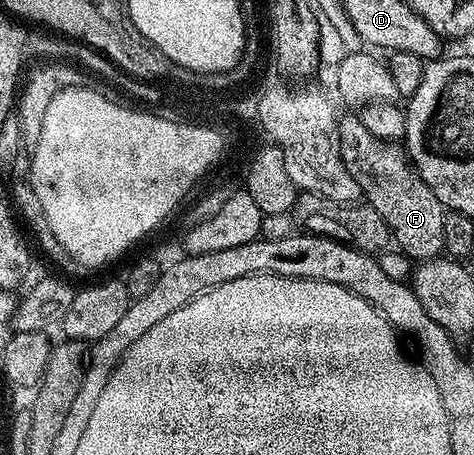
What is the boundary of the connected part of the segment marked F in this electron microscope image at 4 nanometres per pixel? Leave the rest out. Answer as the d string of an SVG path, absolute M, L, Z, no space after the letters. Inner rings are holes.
M338 118L339 150L341 159L349 175L357 179L366 204L371 205L387 221L391 228L394 244L400 245L416 262L430 261L444 252L443 232L447 225L443 222L443 204L433 195L433 191L421 179L421 175L411 164L404 146L394 140L378 138L365 127L360 118Z

